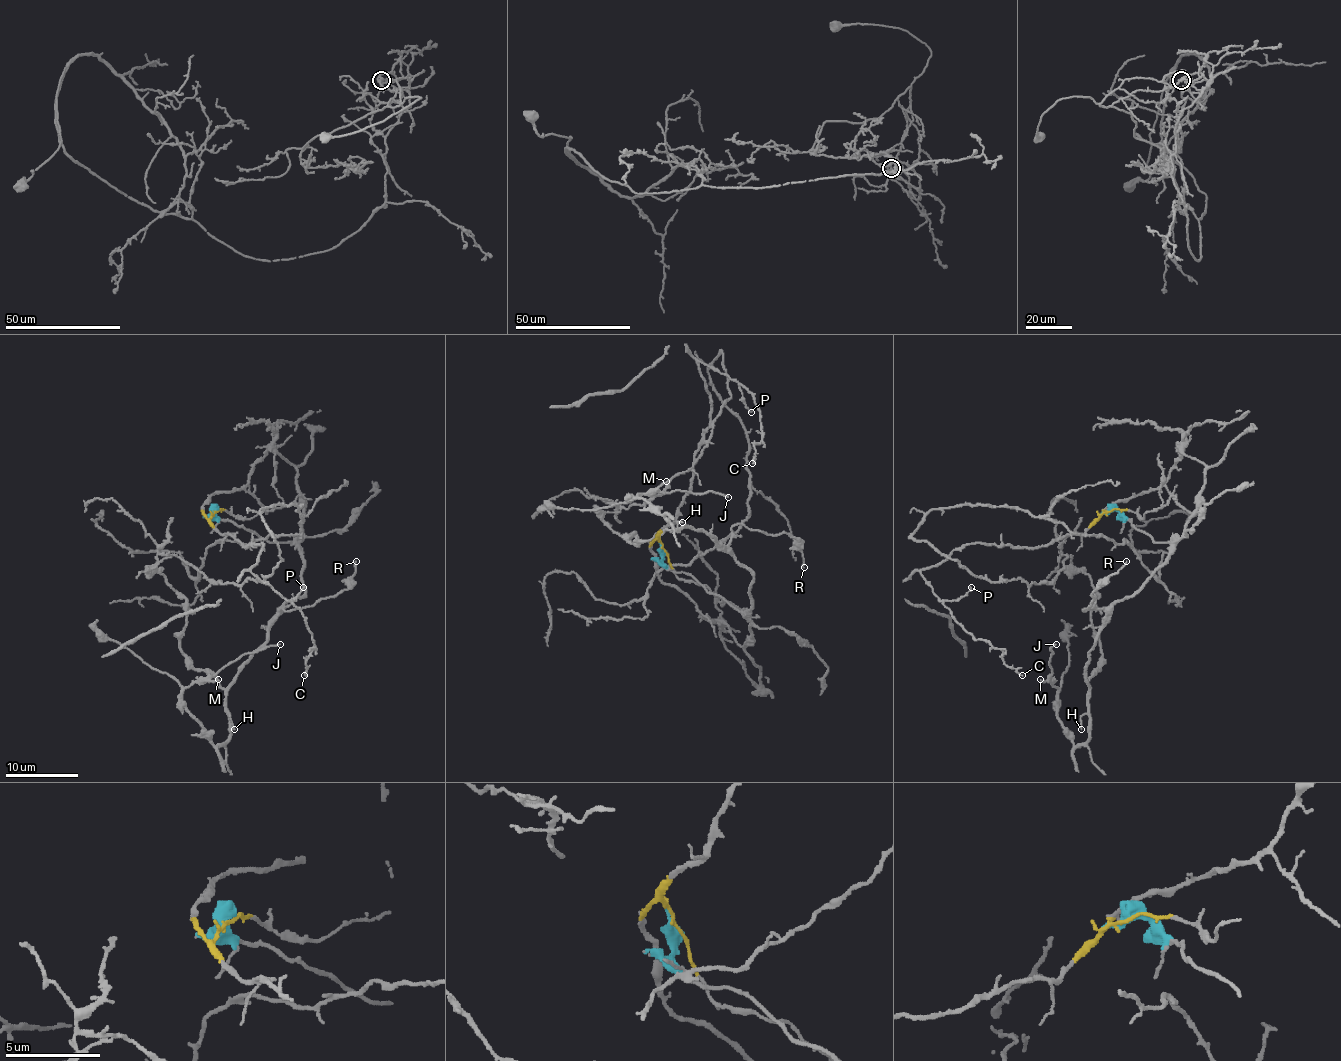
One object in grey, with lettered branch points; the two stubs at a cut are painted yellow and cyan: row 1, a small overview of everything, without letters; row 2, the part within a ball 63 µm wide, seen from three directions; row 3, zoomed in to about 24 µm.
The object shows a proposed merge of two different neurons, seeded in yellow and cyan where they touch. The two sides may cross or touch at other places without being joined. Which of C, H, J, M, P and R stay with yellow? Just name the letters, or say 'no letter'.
C, P

